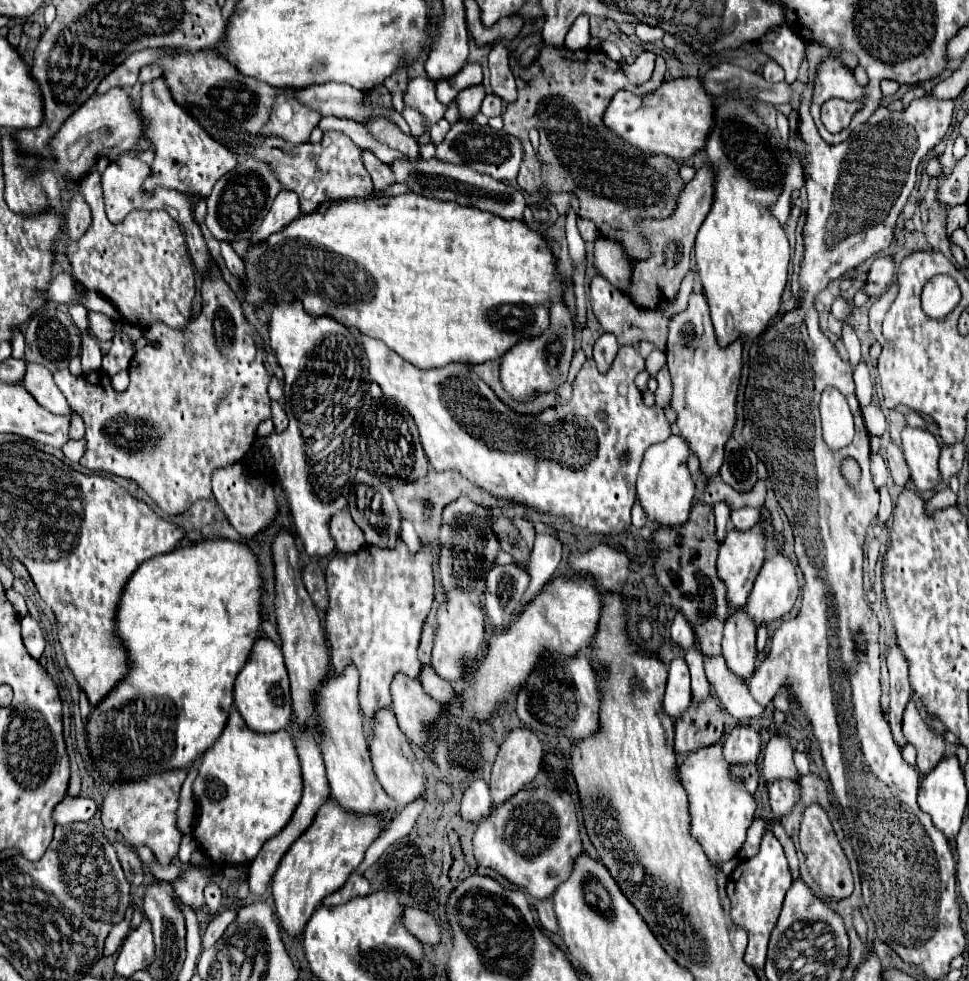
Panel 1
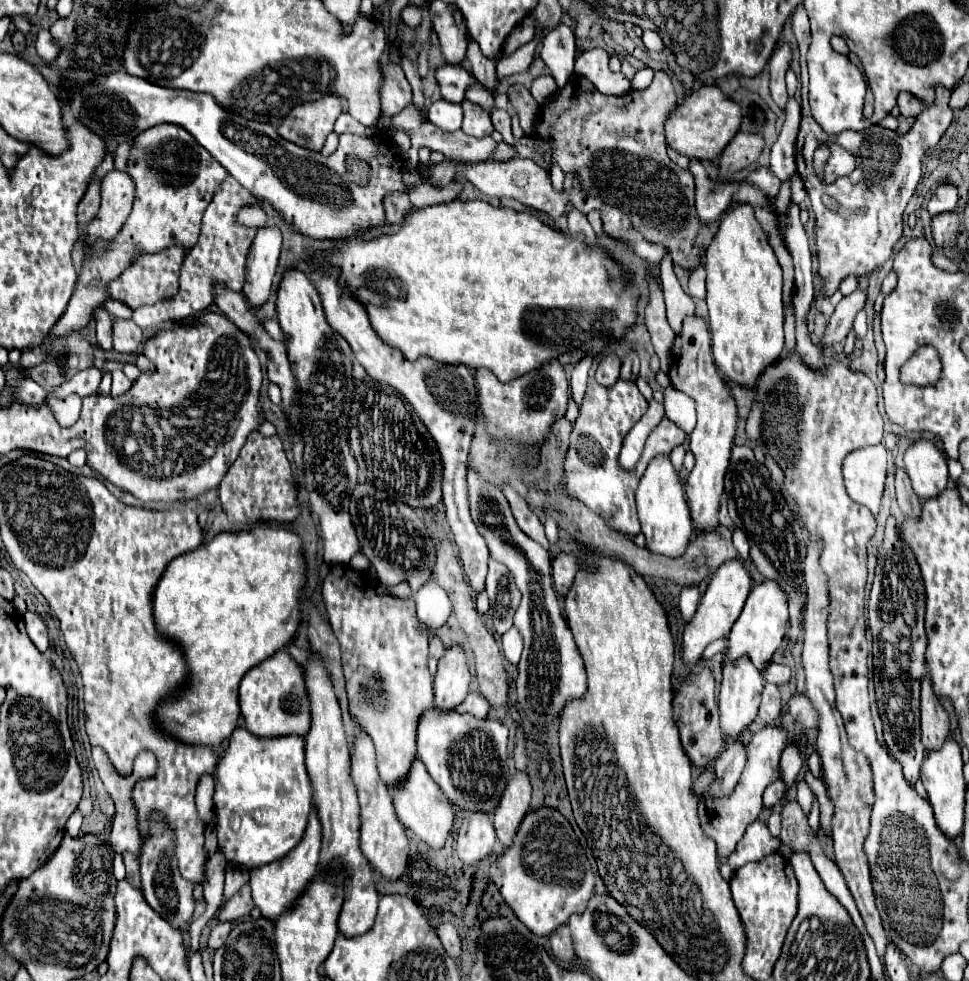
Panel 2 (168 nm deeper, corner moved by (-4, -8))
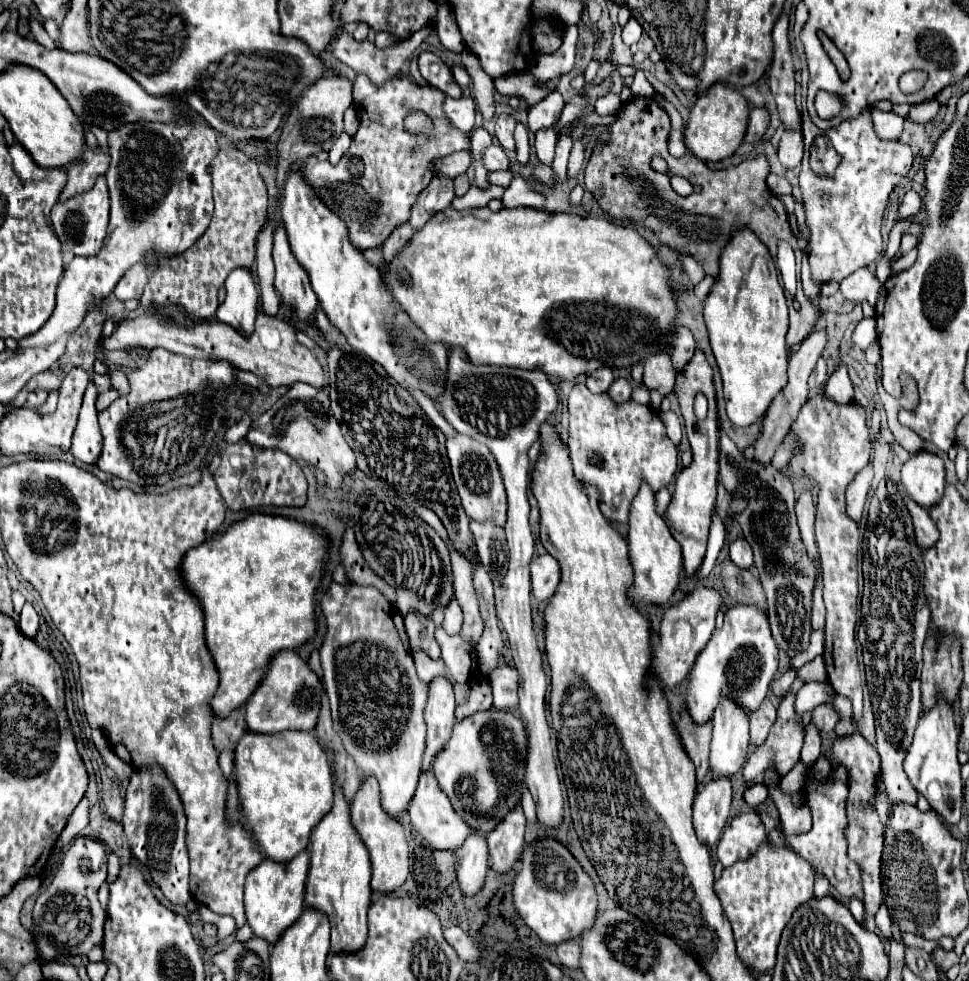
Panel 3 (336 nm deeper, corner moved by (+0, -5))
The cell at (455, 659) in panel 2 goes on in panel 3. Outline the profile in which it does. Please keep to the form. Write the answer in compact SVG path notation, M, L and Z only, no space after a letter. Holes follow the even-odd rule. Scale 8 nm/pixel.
M444 677L434 679L430 685L426 709L424 709L428 735L426 735L422 771L430 771L434 755L438 755L440 749L448 745L448 739L454 727L454 707L456 707L456 701L454 701L454 691L452 691L452 681Z

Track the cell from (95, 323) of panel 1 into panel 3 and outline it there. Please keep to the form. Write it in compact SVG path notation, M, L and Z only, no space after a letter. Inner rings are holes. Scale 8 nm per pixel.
M150 313L130 321L122 321L110 337L103 338L103 343L106 349L164 347L172 353L180 353L190 359L228 359L228 363L232 363L236 369L260 375L260 379L264 379L268 387L290 387L298 381L316 389L328 385L328 377L324 373L322 363L310 349L298 343L296 329L290 327L290 323L286 323L284 319L268 317L264 313L257 315L256 331L252 333L252 337L246 339L238 335L238 331L220 321L202 321L192 323L190 327L182 327L172 323L160 313Z

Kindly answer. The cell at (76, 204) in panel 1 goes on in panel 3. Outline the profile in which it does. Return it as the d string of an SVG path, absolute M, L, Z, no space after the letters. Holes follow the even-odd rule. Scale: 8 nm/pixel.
M100 147L86 149L84 159L80 163L72 163L66 167L66 187L60 193L60 199L68 199L80 191L88 191L94 187L96 179L108 171L110 155Z

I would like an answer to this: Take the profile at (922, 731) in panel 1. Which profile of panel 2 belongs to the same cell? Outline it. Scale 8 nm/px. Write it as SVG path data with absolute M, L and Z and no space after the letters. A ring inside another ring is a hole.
M922 678L922 696L920 696L920 716L922 716L922 742L926 752L940 750L948 738L950 720L940 700L932 692L932 684L928 678Z

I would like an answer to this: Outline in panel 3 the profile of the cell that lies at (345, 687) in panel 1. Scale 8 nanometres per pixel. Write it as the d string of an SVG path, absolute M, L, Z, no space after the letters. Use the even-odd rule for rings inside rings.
M368 777L362 781L362 785L352 801L350 815L352 815L352 825L354 825L356 833L360 835L362 843L366 845L366 849L370 853L370 861L372 861L370 887L372 887L372 891L380 891L380 893L396 891L410 873L410 851L408 851L408 841L406 841L402 825L396 819L392 819L388 813L382 811L380 791L378 791L378 783L374 777Z

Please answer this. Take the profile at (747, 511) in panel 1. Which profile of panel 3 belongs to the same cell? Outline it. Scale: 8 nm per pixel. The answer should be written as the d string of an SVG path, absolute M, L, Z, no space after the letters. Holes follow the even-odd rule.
M736 539L730 543L730 559L738 567L744 567L744 569L752 567L752 549L746 539Z

